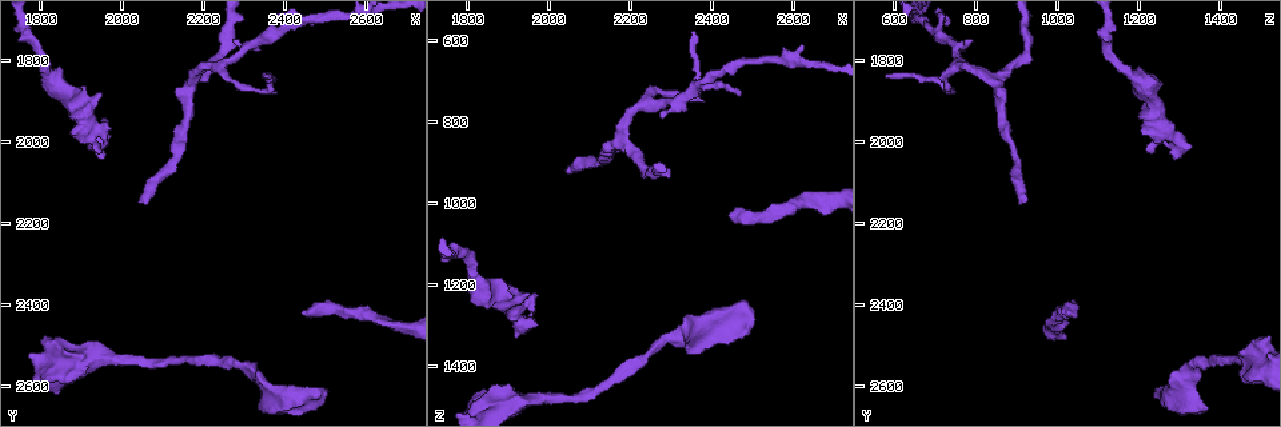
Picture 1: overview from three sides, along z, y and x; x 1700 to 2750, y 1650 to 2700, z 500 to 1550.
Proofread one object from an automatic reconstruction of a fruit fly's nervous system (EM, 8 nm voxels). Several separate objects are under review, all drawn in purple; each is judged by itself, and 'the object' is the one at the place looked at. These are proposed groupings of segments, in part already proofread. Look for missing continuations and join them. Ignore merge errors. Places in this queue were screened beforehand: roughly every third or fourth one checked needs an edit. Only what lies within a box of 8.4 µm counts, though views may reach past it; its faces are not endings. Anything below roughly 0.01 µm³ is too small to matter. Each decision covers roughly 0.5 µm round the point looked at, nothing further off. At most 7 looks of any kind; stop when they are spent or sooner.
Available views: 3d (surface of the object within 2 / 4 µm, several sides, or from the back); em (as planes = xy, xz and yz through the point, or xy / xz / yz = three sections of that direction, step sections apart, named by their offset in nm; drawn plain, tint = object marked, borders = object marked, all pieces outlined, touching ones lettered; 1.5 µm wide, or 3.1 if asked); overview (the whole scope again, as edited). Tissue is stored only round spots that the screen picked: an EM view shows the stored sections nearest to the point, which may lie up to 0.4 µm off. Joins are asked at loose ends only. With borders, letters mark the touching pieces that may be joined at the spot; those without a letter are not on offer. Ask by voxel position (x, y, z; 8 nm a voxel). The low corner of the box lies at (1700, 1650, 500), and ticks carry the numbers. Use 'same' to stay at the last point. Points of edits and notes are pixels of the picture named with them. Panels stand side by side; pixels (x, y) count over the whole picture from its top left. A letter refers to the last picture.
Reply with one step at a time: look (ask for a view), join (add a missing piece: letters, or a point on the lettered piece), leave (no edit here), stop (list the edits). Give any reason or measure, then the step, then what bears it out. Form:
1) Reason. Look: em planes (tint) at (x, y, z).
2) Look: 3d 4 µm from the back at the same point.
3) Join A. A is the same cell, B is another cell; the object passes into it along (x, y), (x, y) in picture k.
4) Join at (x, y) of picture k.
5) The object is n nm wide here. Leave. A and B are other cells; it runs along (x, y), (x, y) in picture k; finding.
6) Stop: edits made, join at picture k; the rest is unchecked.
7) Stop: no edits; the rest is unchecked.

Long arm stops here. Look: 3d 4 µm at (2050, 2155, 920).

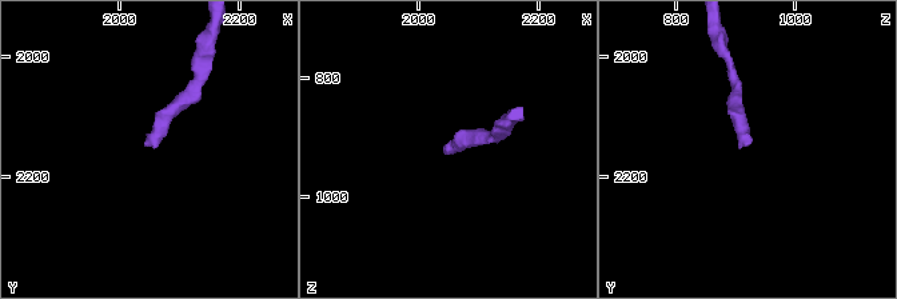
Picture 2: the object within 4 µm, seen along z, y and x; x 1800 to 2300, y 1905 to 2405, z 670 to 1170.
Now the EM. Look: em yz step 4 (borders) at (2050, 2150, 915).

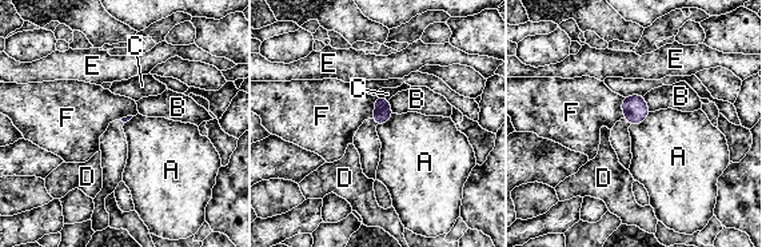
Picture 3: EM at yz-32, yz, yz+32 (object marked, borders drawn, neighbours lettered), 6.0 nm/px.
Leave. A, B, C, D, E and F are other cells; a border runs along (650, 112), (642, 122), (630, 126) in picture 3; no lettered piece goes on from it.

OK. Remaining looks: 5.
Free end. Look: em planes (plain) at (2450, 2410, 1020).

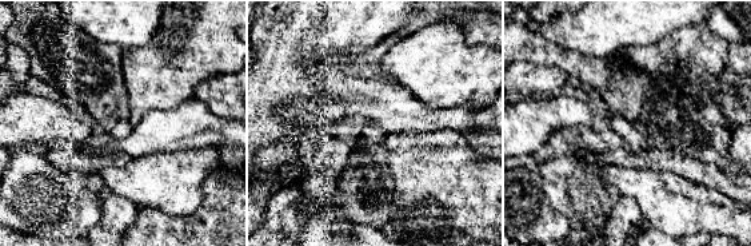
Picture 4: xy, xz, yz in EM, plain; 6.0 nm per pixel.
See the neighbours. Look: em planes (borders) at the same point.

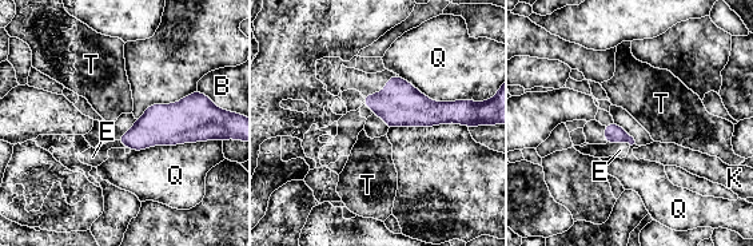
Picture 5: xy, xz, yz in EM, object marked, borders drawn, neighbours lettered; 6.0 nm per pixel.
The object is 110 nm wide here. Leave. B, E, K, Q and T are other cells; a border runs along (606, 142), (628, 142), (630, 145) in picture 5; none of them fits.

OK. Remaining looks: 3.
Tapers out. Look: 3d 4 µm from the back at (2355, 1845, 585).

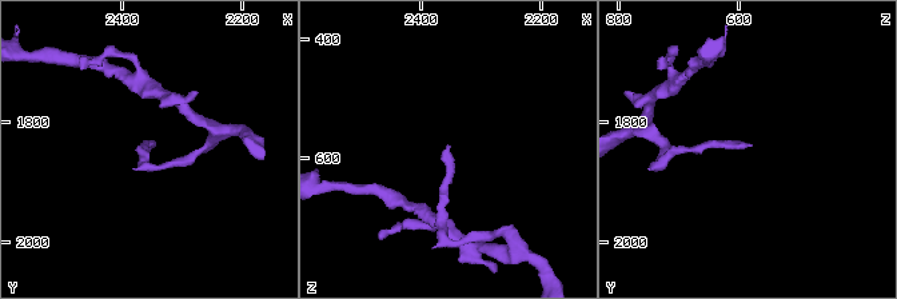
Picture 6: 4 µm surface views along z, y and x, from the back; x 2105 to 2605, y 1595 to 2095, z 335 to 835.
Shape alone is not enough. Look: em yz step 8 (tint) at (2355, 1840, 585).

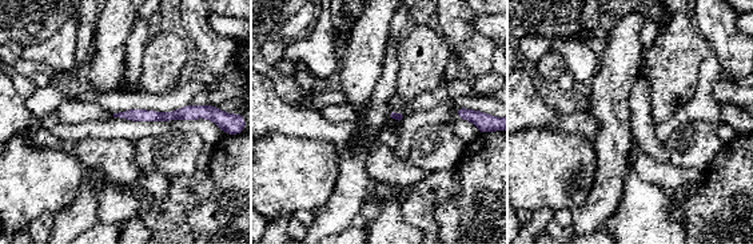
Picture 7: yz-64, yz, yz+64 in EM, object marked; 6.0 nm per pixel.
Another direction. Look: em planes (borders) at the same point.

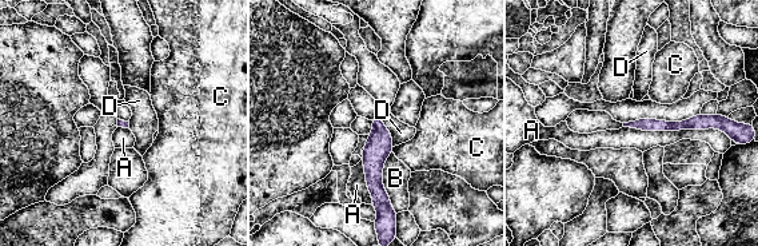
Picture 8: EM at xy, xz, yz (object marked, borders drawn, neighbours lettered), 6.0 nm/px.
Leave. A, B, C and D are other cells; a border runs along (623, 126), (725, 133) in picture 8; none of them fits.

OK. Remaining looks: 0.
Stop: no edits; the rest is unchecked.

